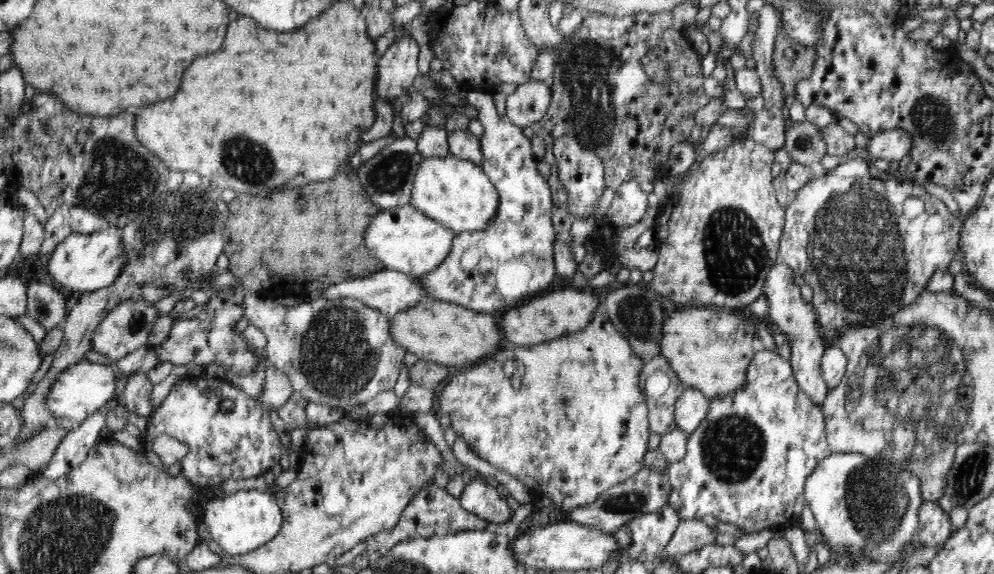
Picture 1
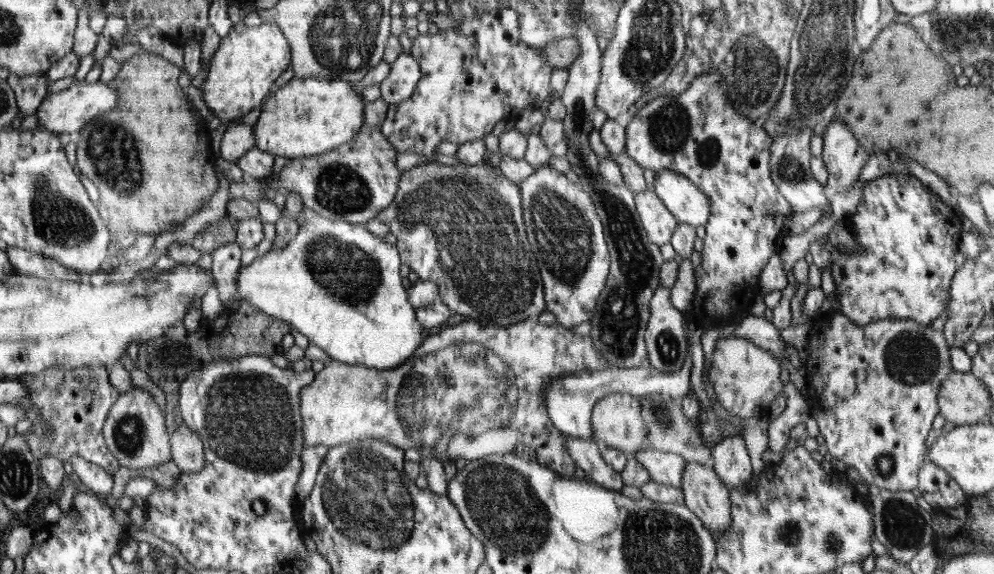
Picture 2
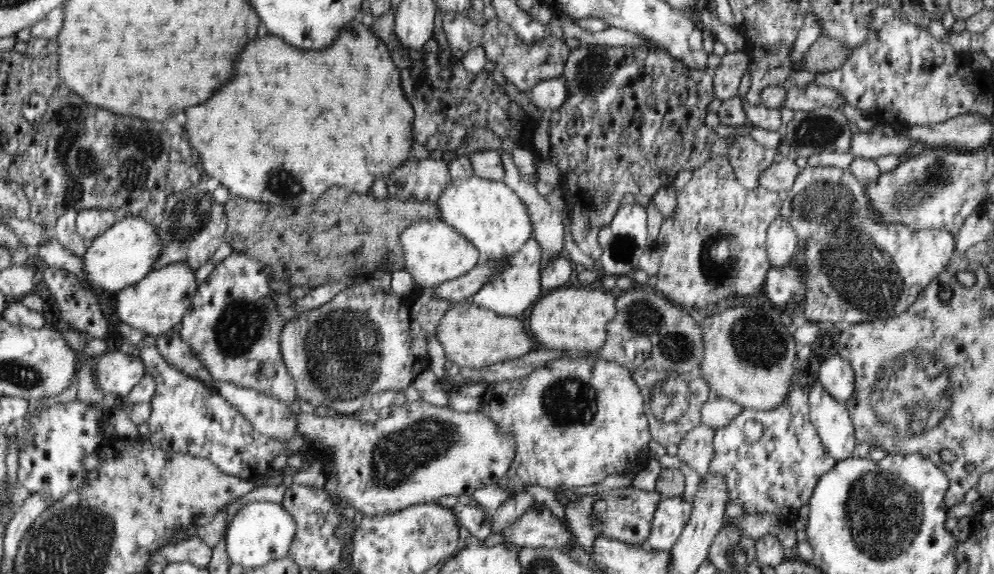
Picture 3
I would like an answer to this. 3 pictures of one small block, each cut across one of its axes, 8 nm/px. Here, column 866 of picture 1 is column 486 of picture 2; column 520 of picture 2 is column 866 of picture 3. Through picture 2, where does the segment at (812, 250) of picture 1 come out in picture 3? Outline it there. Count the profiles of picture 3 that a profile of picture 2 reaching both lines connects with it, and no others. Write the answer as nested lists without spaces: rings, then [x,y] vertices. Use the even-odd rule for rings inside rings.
[[[806,165],[796,176],[781,206],[780,215],[788,219],[796,233],[796,258],[800,263],[800,280],[804,283],[802,312],[812,322],[840,328],[898,316],[945,269],[955,250],[955,236],[946,228],[918,229],[899,221],[888,224],[872,209],[872,198],[863,184],[849,168]]]

